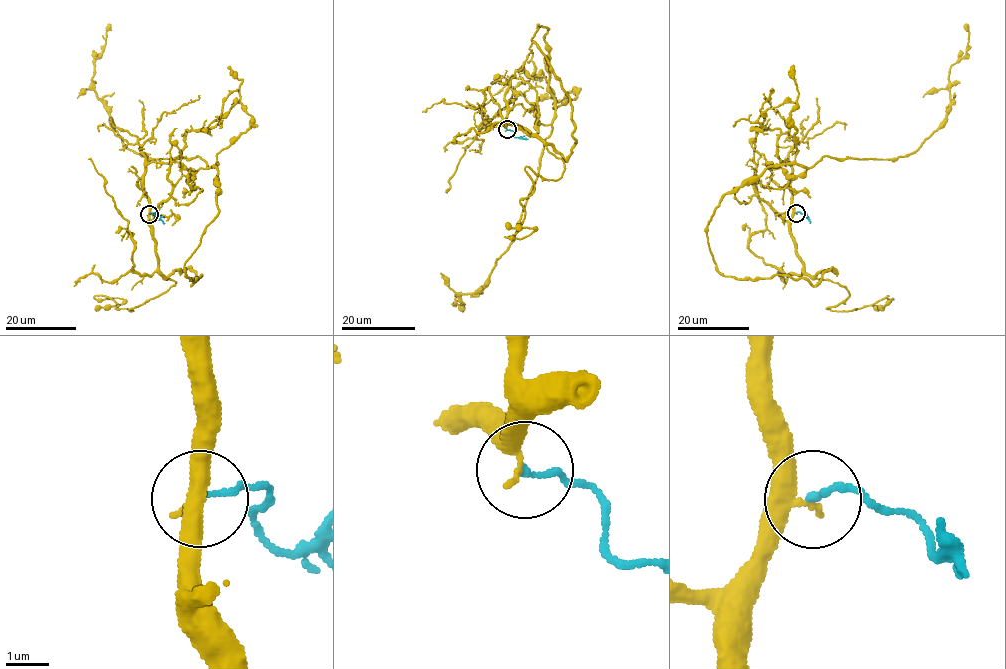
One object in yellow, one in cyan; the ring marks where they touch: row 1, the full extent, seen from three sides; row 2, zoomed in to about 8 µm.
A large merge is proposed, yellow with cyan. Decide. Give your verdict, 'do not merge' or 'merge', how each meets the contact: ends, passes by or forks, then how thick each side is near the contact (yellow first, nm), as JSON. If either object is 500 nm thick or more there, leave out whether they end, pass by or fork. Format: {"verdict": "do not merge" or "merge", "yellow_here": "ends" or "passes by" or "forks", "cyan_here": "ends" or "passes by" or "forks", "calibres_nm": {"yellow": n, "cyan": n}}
{"verdict": "merge", "yellow_here": "passes by", "cyan_here": "ends", "calibres_nm": {"yellow": 300, "cyan": 150}}

